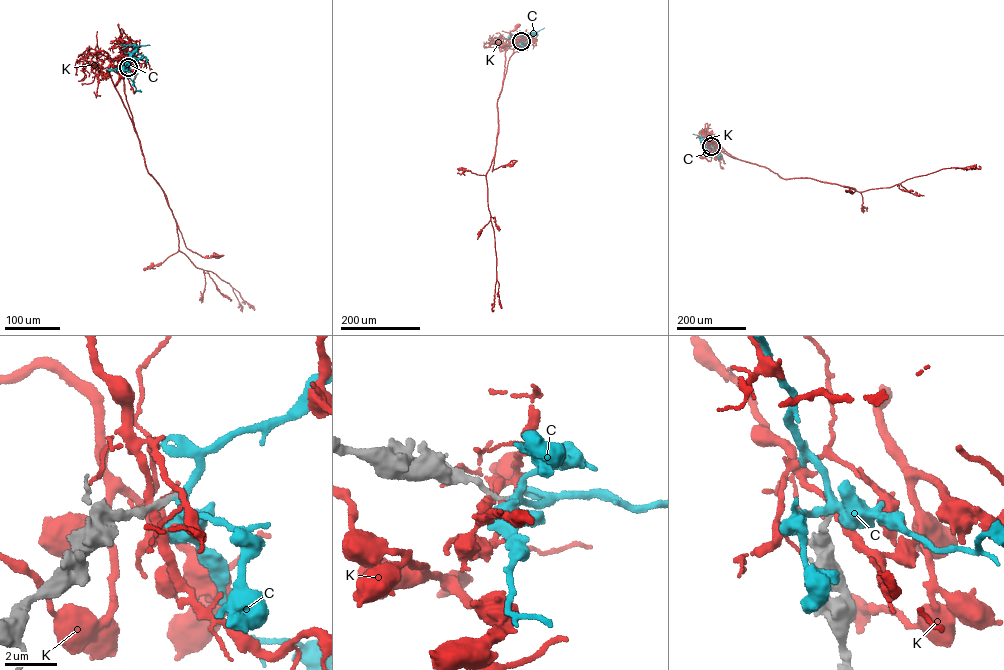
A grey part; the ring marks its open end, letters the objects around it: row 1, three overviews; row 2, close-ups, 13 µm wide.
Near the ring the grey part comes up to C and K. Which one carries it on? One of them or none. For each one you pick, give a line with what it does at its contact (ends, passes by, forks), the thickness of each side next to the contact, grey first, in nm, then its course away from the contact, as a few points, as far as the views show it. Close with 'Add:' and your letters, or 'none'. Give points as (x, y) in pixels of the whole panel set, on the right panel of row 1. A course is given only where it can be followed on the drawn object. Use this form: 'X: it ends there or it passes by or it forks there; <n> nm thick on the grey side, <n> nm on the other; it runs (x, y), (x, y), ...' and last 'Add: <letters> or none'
C: it forks there; 220 nm thick on the grey side, 280 nm on the other; it runs (711, 146), (700, 135), (709, 157)
Add: C

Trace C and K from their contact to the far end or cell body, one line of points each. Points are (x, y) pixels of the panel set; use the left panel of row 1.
C: (128, 67), (136, 63), (135, 47), (123, 67), (132, 83)
K: (128, 67), (126, 56), (121, 54), (116, 85), (122, 77)

